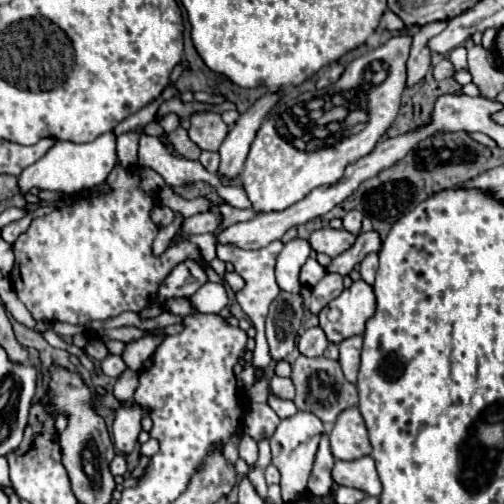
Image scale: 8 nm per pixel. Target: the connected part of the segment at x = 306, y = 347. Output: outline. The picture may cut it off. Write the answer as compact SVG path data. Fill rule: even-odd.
M308 328L298 338L298 350L304 356L322 356L326 346L328 346L328 338L322 332L322 328Z

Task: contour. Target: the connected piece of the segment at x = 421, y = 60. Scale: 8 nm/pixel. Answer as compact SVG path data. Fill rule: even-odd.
M432 22L420 28L420 32L416 32L412 36L412 50L410 50L410 58L408 58L408 86L414 86L416 82L420 82L424 78L424 74L430 68L430 58L432 52L428 48L428 40L436 34L440 34L446 28L446 22Z

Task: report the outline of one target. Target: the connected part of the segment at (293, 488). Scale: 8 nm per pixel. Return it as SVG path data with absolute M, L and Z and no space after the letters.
M296 412L292 418L282 420L280 426L276 428L274 436L270 438L272 464L282 474L280 486L282 486L284 502L292 502L292 500L296 500L298 496L302 496L306 492L308 476L312 472L312 466L314 466L314 458L316 458L316 450L318 450L318 442L320 442L322 432L324 432L324 426L322 426L320 418L316 418L314 414Z

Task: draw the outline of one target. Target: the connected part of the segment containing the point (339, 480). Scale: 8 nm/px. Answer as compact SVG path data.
M362 456L358 460L336 460L332 468L332 480L340 486L350 486L366 492L368 496L380 496L382 484L378 486L378 472L374 460L370 456Z

